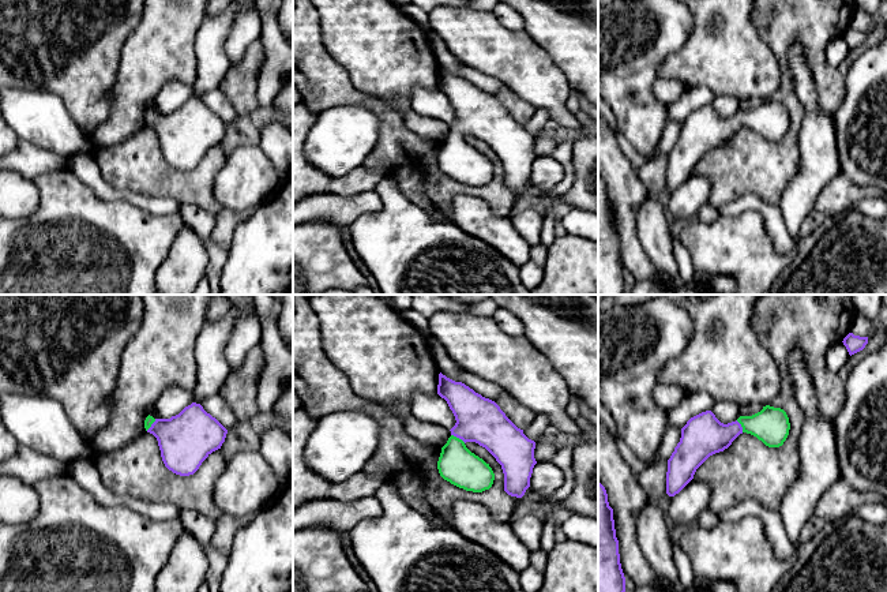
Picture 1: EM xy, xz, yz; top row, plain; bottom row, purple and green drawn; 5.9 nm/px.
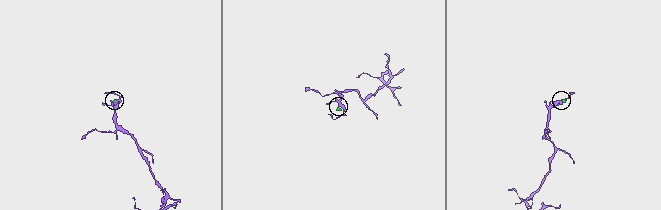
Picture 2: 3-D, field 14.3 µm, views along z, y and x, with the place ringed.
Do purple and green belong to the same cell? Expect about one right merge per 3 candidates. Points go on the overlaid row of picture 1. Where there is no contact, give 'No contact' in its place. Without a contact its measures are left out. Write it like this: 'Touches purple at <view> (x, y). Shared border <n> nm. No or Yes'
Touches purple at xz (458, 437). Shared border 100 nm. Yes

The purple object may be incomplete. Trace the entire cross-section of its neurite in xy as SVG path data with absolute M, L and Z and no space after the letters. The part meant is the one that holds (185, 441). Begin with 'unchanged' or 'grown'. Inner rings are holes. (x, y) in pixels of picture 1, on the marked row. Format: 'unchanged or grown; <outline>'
grown; M196 402L170 419L154 419L149 415L144 428L157 438L165 467L180 476L193 475L213 452L221 449L228 434Z

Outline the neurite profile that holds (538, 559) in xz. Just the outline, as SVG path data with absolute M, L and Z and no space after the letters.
M542 548L530 554L530 565L544 574L548 563L548 552Z

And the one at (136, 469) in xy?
M144 431L114 452L97 453L93 461L104 484L117 495L168 502L213 520L222 514L214 501L214 486L228 462L221 449L193 475L180 476L165 467L157 438Z

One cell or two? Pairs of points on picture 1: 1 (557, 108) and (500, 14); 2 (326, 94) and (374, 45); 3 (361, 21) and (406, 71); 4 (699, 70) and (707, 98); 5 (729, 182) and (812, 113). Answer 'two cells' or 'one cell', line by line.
1: two cells
2: two cells
3: one cell
4: two cells
5: two cells

